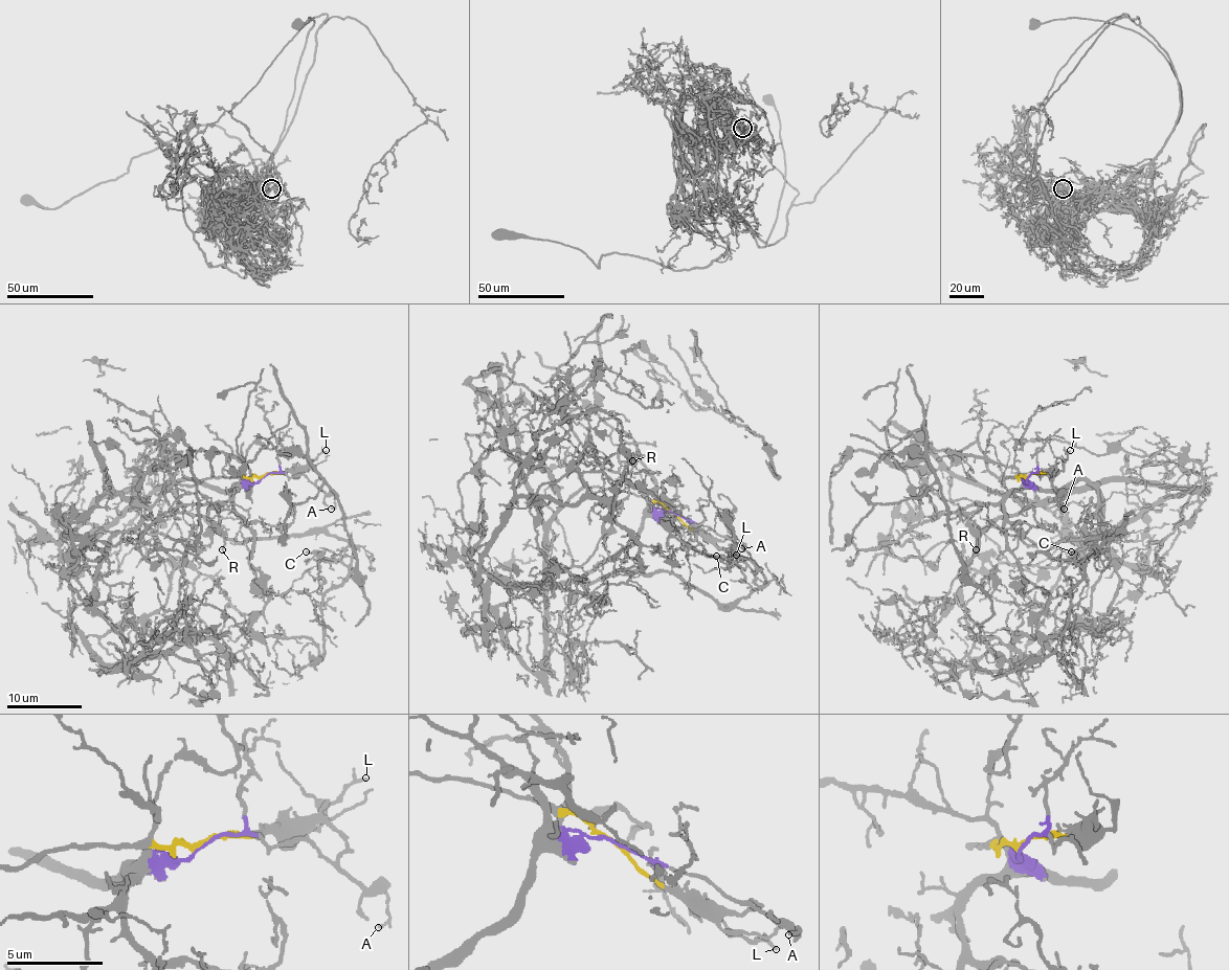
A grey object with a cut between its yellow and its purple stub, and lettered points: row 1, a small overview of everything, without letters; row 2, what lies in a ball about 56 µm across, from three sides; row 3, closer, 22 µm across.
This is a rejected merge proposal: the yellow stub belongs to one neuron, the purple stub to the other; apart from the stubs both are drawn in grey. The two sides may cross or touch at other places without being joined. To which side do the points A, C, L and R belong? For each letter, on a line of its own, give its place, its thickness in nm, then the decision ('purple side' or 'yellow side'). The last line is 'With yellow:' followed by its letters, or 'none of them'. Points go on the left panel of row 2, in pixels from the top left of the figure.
A: place (331, 509); calibre 140 nm; purple side
C: place (306, 551); calibre 160 nm; purple side
L: place (326, 450); calibre 110 nm; yellow side
R: place (222, 549); calibre 120 nm; purple side
With yellow: L

